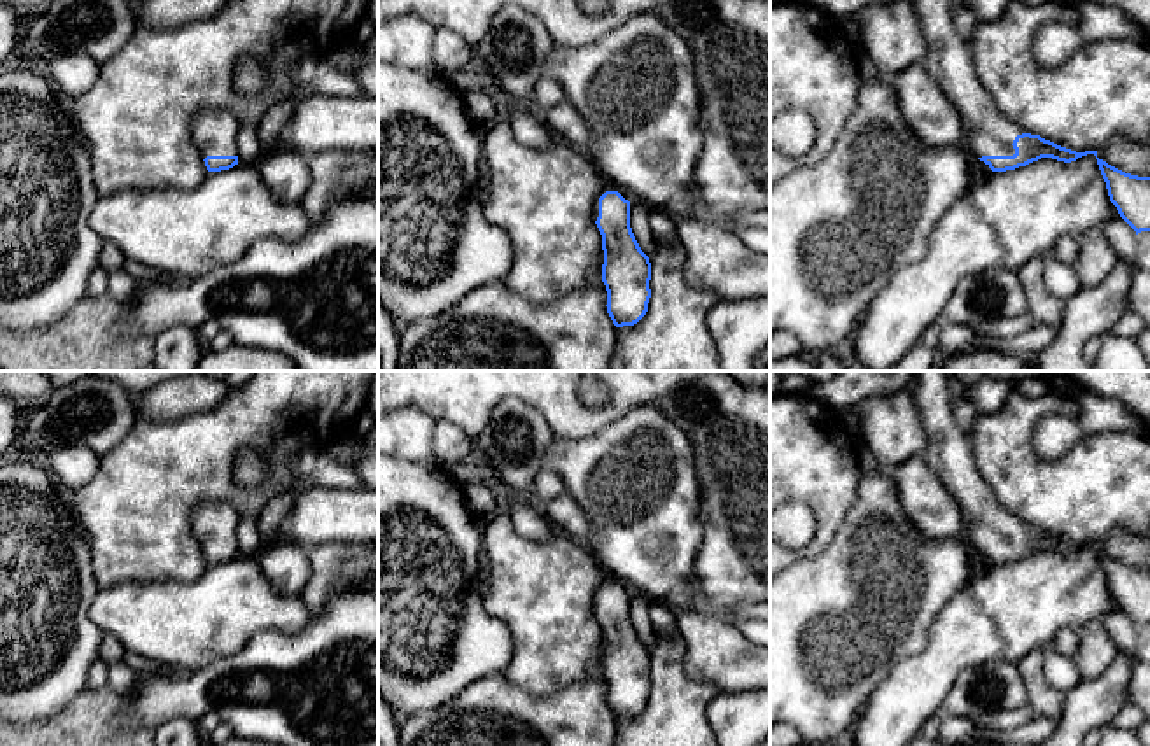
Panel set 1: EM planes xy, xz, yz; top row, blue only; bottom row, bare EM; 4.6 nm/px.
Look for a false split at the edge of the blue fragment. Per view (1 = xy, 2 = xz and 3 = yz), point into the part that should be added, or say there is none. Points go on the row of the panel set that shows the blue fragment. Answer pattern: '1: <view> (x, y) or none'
1: xy (214, 132)
2: xz (608, 186)
3: yz (988, 132)

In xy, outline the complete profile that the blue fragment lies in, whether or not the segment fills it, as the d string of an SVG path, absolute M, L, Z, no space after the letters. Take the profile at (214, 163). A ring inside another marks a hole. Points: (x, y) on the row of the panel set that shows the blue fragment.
M222 109L198 112L191 119L191 137L208 172L238 165L240 121Z

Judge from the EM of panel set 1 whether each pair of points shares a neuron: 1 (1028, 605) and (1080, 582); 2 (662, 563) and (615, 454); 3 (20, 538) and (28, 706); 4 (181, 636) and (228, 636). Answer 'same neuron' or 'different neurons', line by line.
1: same neuron
2: same neuron
3: same neuron
4: same neuron

